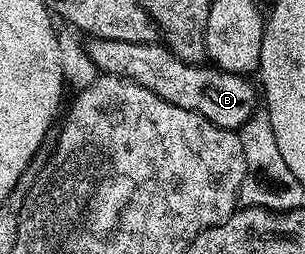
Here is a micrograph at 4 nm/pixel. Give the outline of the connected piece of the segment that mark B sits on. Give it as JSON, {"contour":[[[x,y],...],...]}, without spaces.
{"contour":[[[89,38],[85,42],[86,54],[98,69],[99,74],[107,77],[123,77],[148,91],[152,95],[160,95],[168,103],[176,107],[184,107],[184,111],[196,111],[196,115],[204,115],[216,127],[221,129],[241,130],[244,123],[259,108],[260,93],[250,82],[249,76],[241,73],[229,73],[210,63],[189,65],[171,53],[162,43],[124,43],[114,39]]]}

